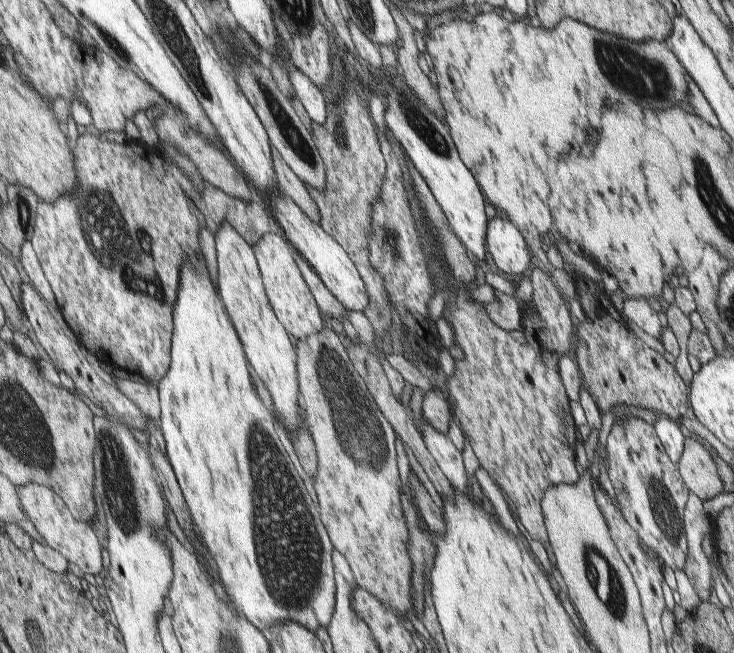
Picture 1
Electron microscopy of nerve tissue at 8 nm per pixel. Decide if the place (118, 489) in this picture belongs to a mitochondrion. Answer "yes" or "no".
yes

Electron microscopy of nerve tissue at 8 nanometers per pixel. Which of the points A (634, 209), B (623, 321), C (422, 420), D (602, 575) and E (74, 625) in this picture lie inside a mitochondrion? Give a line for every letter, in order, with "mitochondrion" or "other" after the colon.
A: other
B: other
C: other
D: mitochondrion
E: other

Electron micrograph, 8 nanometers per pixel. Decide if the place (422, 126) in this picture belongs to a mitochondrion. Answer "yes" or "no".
yes

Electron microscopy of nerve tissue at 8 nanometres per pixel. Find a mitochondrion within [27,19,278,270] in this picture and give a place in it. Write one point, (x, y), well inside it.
(115, 44)

